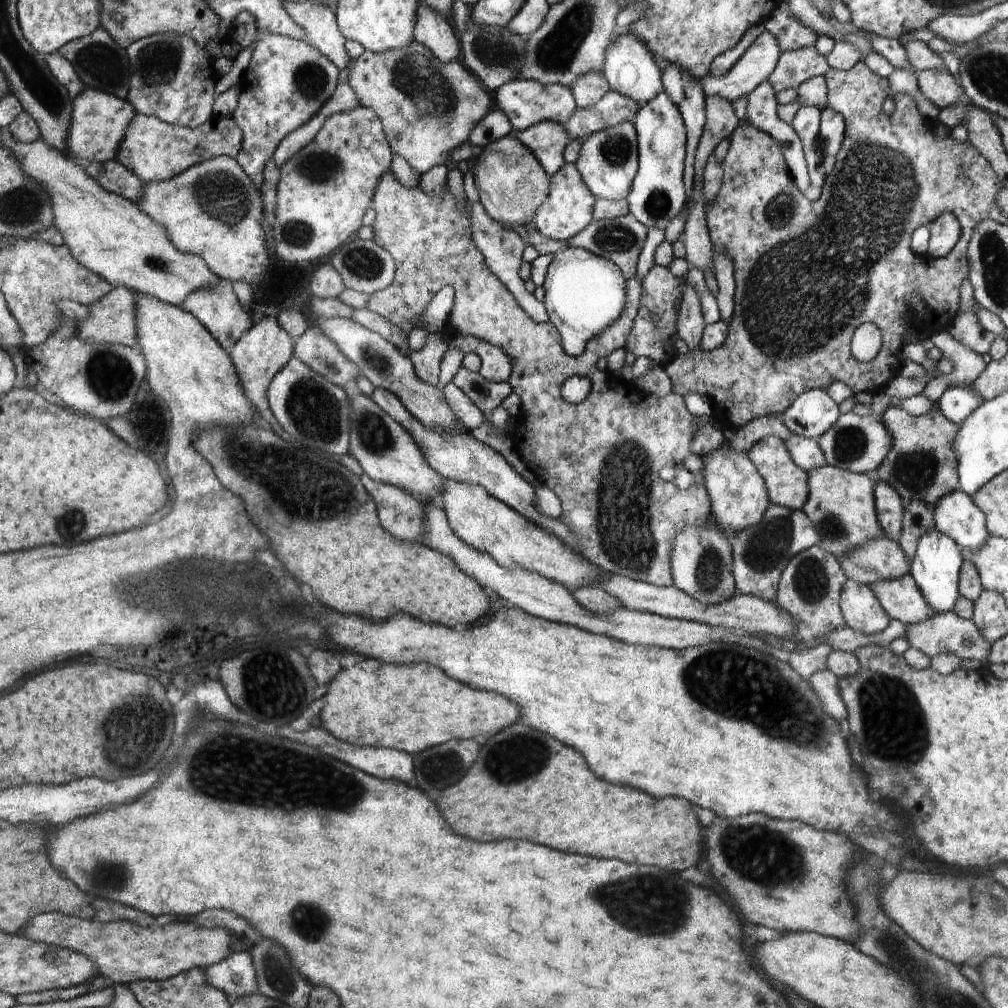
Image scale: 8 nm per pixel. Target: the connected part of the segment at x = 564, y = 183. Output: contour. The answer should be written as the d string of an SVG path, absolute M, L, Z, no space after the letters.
M567 163L558 173L550 176L550 193L548 193L547 200L539 206L532 226L549 239L568 242L578 233L582 233L594 220L595 200L596 196L583 181L578 167Z

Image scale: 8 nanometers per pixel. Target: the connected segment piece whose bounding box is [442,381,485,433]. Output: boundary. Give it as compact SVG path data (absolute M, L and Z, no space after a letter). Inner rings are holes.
M452 381L442 387L442 389L447 403L451 406L452 412L457 416L460 424L468 431L475 433L481 422L484 422L485 416L483 412Z

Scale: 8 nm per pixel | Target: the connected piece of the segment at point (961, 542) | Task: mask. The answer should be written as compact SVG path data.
M959 488L932 506L935 527L964 550L977 551L989 537L985 514Z

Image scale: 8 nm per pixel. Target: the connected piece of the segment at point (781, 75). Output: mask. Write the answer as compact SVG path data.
M814 47L786 51L779 56L769 81L775 93L786 89L796 91L808 78L824 76L830 67L826 57L818 54Z

